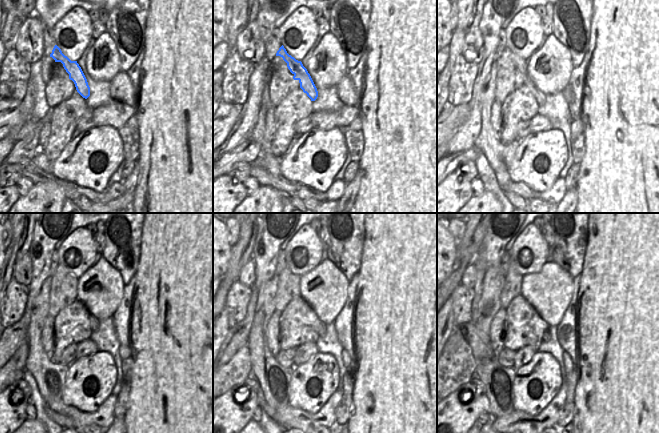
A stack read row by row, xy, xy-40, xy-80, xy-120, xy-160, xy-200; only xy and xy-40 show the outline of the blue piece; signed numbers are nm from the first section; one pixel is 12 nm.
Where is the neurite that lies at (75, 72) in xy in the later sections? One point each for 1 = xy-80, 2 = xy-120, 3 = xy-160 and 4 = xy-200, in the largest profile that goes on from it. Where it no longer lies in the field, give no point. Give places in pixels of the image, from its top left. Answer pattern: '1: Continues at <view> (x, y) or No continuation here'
1: Continues at xy-80 (518, 62)
2: Continues at xy-120 (71, 282)
3: Continues at xy-160 (293, 285)
4: Continues at xy-200 (516, 286)

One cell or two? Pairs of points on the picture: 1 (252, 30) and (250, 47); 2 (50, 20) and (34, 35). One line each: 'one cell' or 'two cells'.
1: one cell
2: two cells

